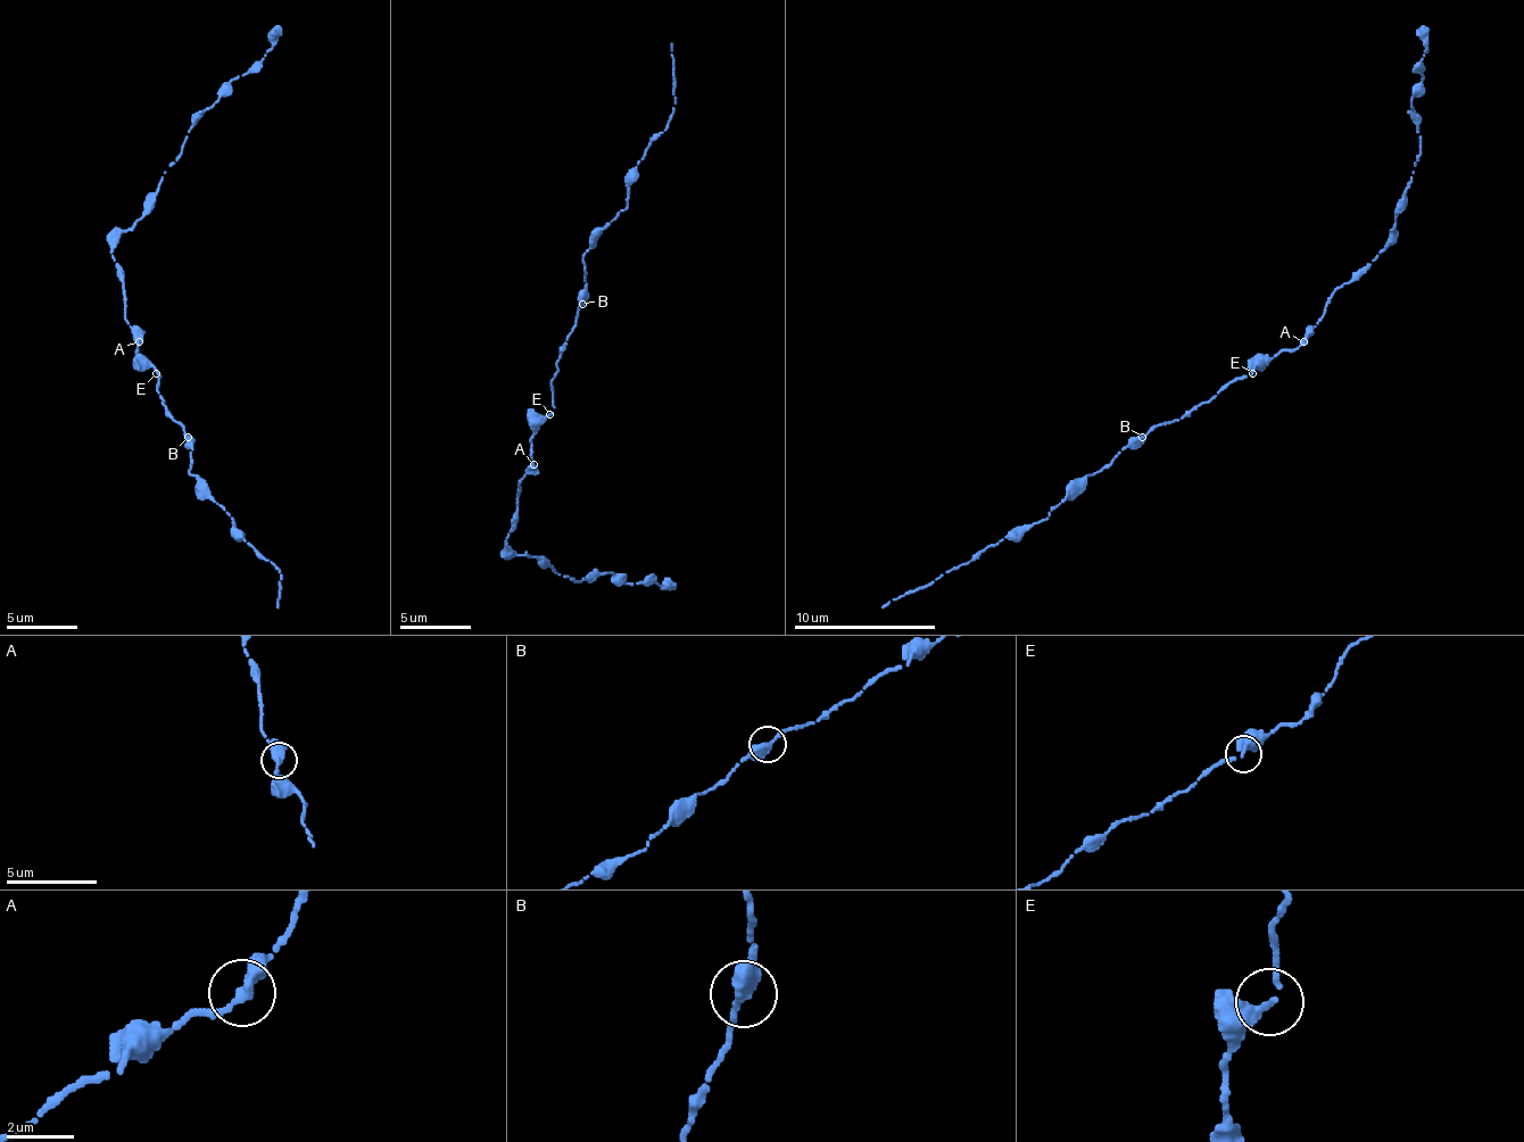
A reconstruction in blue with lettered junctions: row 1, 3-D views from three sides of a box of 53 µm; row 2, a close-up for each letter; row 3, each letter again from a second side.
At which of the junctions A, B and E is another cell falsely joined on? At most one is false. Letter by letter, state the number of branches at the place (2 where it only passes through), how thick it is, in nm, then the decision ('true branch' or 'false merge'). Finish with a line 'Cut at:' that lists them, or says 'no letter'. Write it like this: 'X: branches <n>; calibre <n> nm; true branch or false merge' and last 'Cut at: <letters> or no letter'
A: branches 2; calibre 360 nm; true branch
B: branches 2; calibre 360 nm; true branch
E: branches 2; calibre 220 nm; true branch
Cut at: no letter

